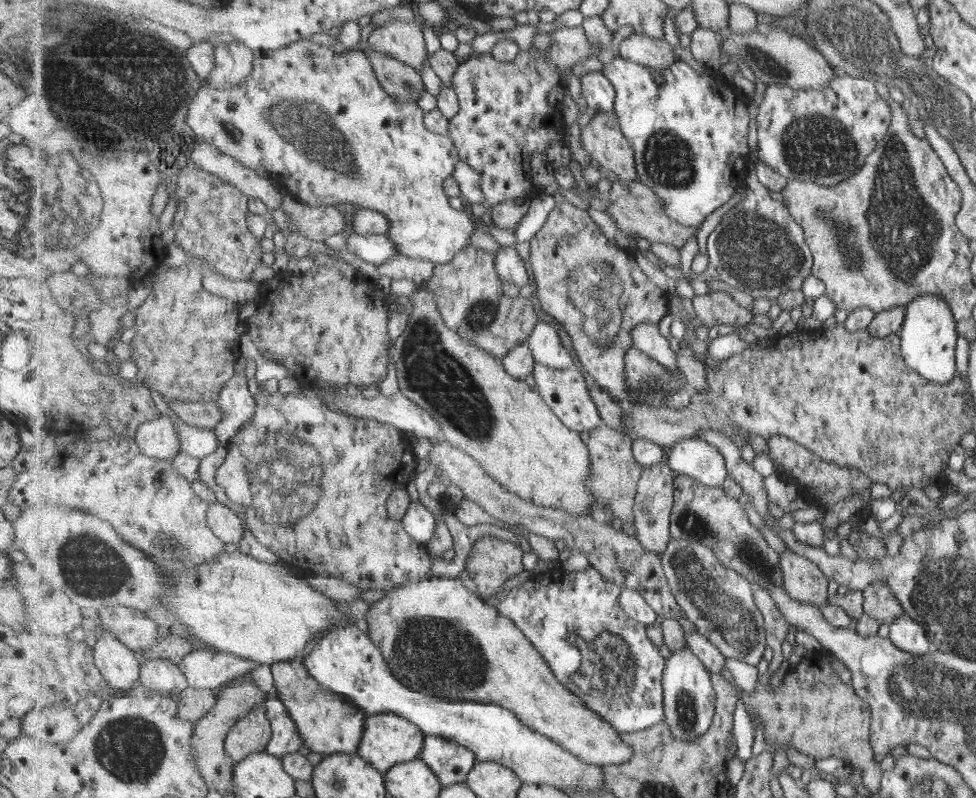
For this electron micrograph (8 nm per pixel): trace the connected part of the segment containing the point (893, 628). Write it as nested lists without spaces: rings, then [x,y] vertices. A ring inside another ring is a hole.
[[[907,614],[895,618],[888,628],[889,640],[903,652],[921,656],[932,650],[931,644],[925,638],[924,630]]]

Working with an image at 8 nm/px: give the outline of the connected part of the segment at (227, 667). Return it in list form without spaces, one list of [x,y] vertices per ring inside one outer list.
[[[209,646],[193,650],[180,664],[190,688],[199,690],[222,690],[223,684],[247,676],[259,666],[261,663]]]

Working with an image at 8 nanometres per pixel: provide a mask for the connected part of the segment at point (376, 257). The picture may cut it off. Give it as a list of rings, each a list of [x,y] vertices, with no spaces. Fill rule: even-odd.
[[[351,233],[347,237],[345,249],[357,255],[359,261],[367,261],[369,264],[374,264],[374,267],[399,254],[397,242],[393,242],[387,234]]]

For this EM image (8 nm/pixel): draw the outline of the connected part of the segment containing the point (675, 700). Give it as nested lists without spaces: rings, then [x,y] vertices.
[[[685,644],[681,649],[668,654],[669,663],[665,667],[665,721],[672,728],[672,734],[684,741],[693,741],[709,731],[717,708],[717,692],[712,683],[710,670],[701,662],[701,659],[693,653],[693,649]]]

